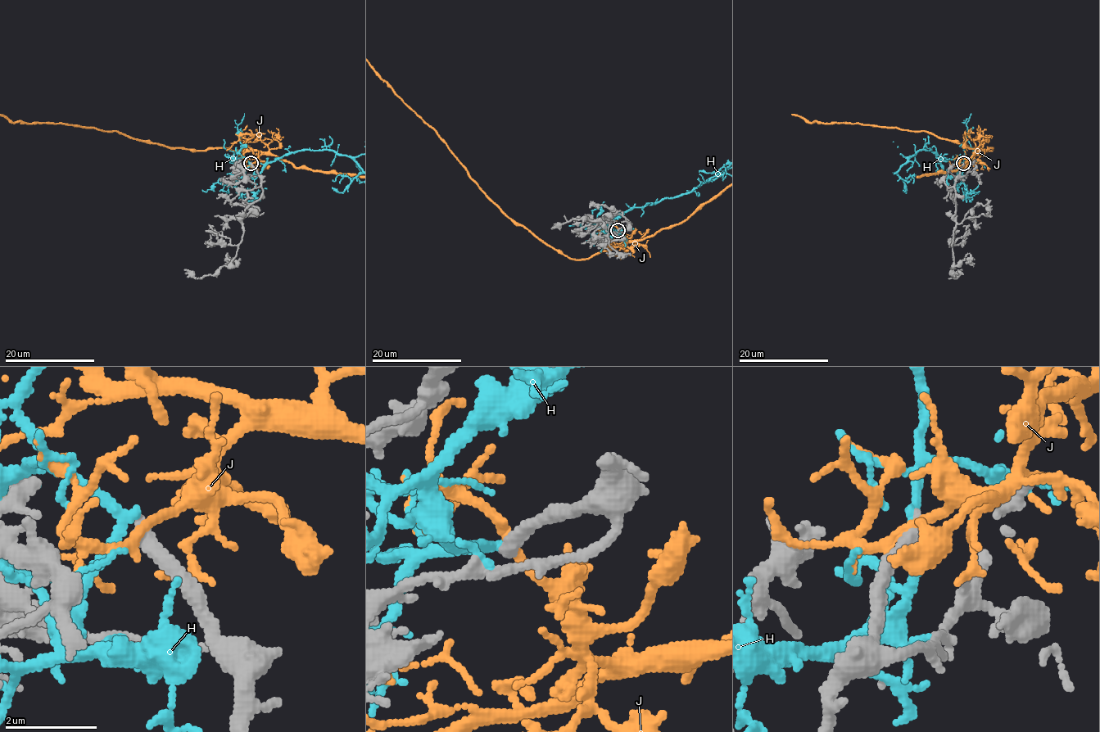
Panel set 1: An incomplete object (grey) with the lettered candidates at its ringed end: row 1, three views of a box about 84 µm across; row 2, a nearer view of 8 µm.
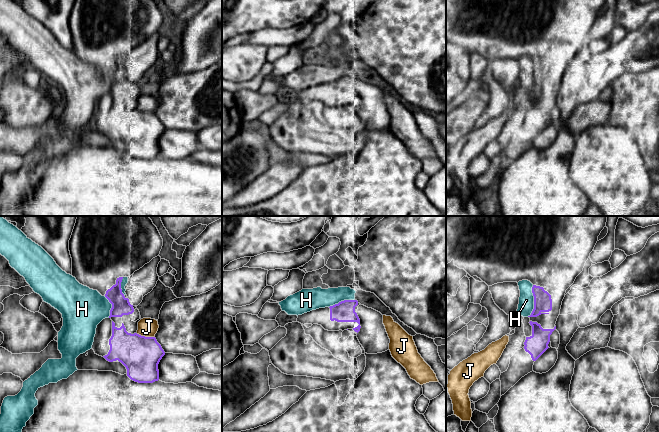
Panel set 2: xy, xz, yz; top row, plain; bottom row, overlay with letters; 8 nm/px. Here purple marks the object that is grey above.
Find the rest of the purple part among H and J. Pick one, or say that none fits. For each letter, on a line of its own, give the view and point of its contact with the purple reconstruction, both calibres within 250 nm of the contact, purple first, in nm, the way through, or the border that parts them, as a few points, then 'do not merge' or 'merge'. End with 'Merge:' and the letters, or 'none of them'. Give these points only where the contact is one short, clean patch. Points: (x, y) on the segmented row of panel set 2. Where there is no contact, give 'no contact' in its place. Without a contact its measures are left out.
H: yz (534, 301) | 140/130 nm | do not merge
J: xy (144, 336) | 300/150 nm | do not merge
Merge: none of them

